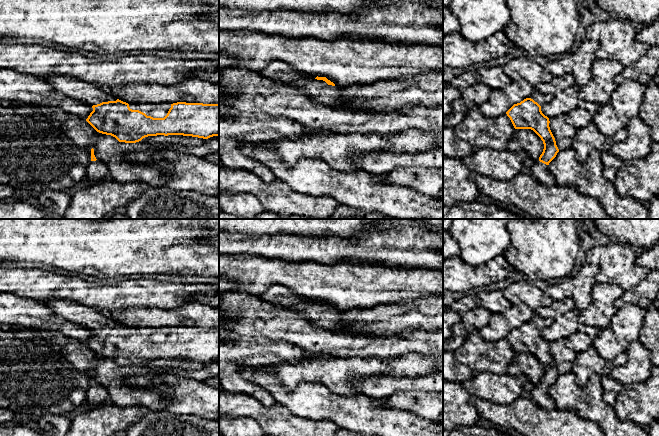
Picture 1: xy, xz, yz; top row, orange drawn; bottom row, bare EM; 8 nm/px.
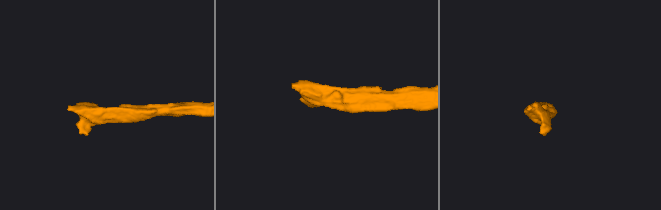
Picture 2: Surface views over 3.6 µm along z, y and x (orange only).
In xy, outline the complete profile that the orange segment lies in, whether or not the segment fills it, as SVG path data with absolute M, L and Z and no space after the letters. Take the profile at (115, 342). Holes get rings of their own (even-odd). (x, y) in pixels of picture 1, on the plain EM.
M50 299L45 302L50 310L57 316L70 322L80 324L91 329L93 335L86 345L99 357L111 359L119 366L136 367L148 360L157 359L183 359L208 363L219 360L219 328L203 327L126 327L106 318L99 310L67 299Z

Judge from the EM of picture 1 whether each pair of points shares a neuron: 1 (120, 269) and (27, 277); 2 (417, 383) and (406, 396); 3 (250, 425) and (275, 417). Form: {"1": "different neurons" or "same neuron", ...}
{"1": "different neurons", "2": "different neurons", "3": "different neurons"}

